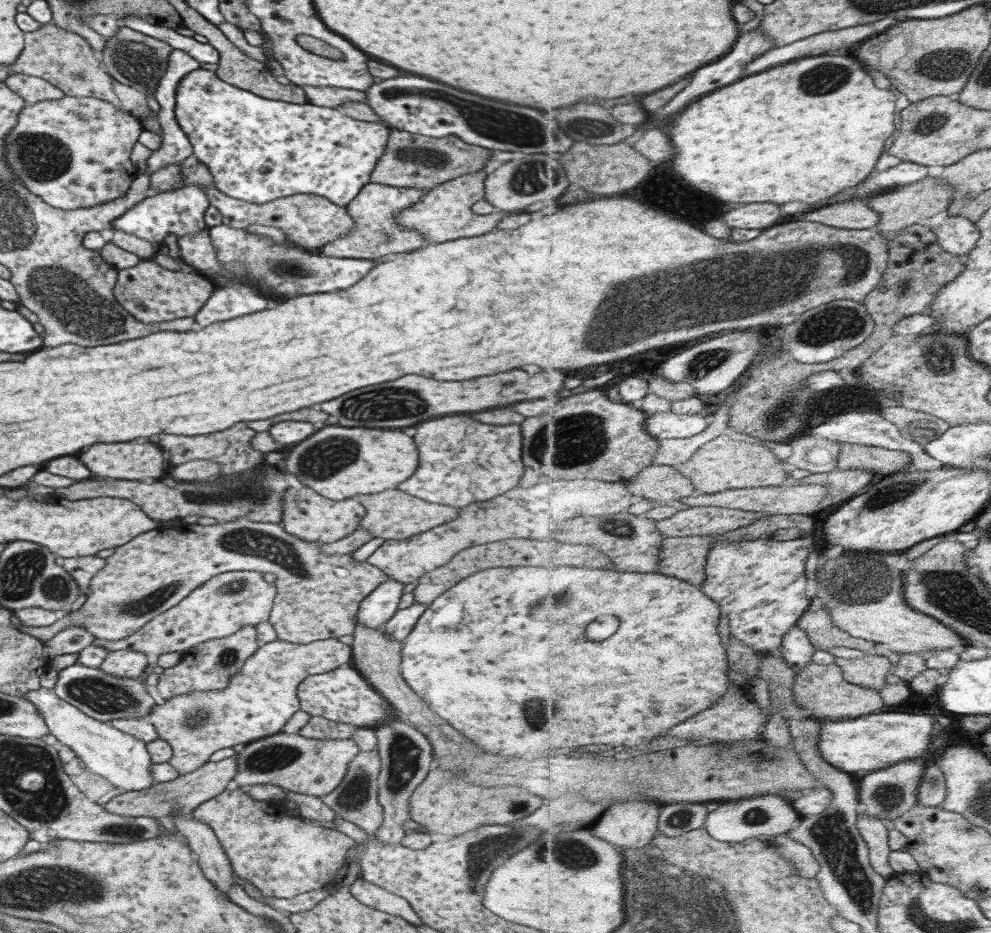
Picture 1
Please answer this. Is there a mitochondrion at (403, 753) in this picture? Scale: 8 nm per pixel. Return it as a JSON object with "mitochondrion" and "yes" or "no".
{"mitochondrion":"yes"}

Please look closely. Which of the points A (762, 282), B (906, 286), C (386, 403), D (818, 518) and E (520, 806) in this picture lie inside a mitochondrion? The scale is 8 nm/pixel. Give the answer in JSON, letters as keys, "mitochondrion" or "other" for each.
{"A":"mitochondrion","B":"mitochondrion","C":"mitochondrion","D":"other","E":"mitochondrion"}

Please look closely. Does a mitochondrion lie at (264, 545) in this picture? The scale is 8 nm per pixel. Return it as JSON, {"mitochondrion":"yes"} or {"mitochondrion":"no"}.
{"mitochondrion":"yes"}

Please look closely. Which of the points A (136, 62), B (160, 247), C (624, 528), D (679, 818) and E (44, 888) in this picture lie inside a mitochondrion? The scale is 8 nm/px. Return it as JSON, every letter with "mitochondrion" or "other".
{"A":"mitochondrion","B":"other","C":"mitochondrion","D":"mitochondrion","E":"mitochondrion"}

